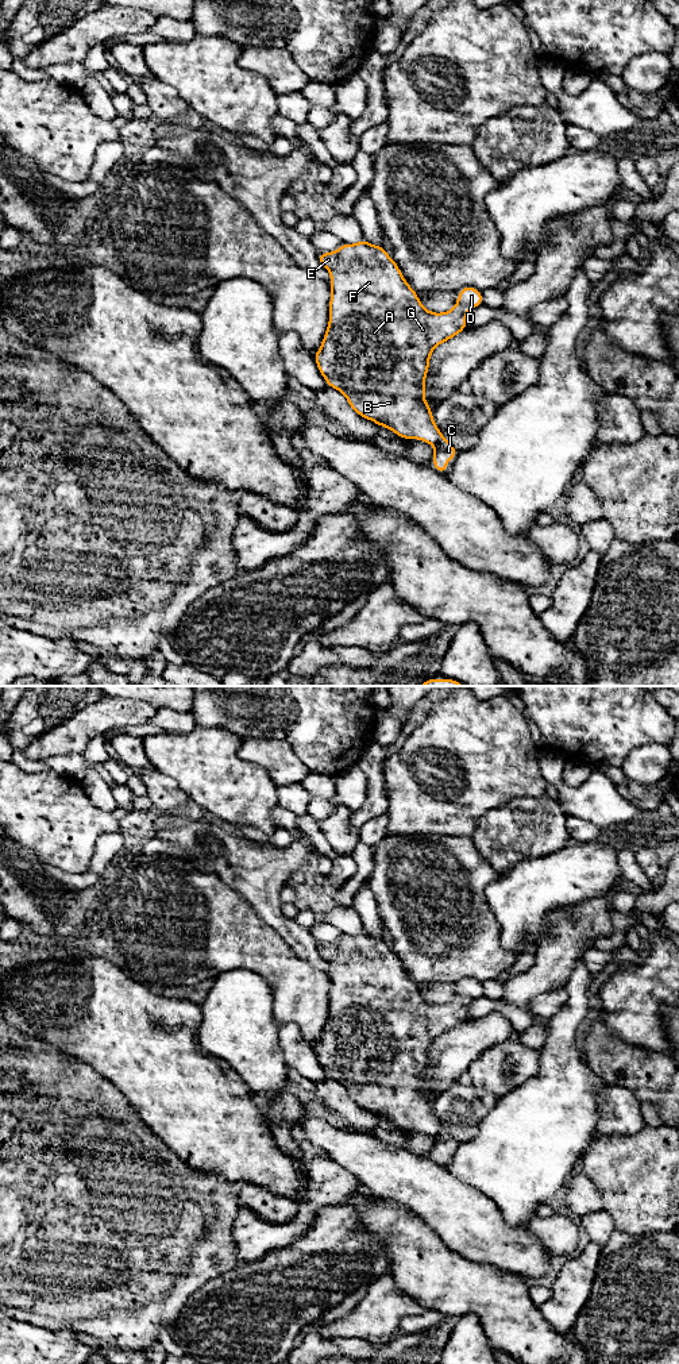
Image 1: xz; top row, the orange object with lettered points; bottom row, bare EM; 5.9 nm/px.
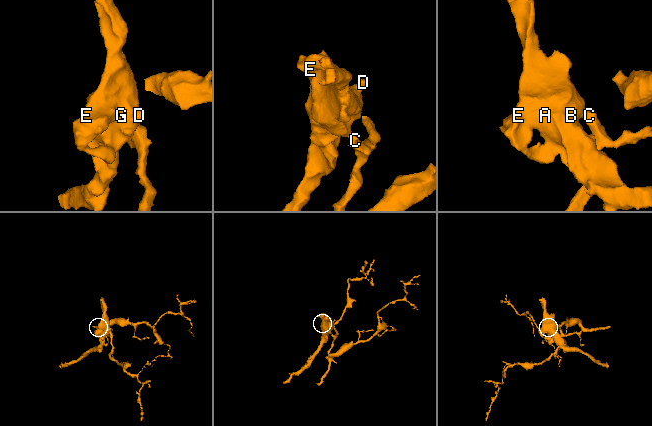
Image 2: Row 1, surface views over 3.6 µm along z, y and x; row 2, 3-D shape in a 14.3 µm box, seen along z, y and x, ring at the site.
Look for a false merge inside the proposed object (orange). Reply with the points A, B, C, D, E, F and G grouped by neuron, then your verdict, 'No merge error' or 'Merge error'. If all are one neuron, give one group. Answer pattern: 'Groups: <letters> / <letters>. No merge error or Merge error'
Groups: A B D E F G / C. Merge error

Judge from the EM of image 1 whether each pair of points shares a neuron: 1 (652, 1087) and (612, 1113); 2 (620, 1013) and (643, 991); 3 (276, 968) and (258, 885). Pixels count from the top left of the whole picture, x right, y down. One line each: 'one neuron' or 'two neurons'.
1: two neurons
2: one neuron
3: two neurons

